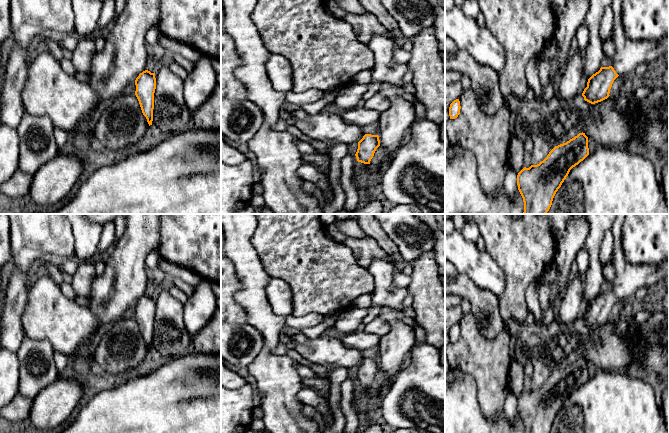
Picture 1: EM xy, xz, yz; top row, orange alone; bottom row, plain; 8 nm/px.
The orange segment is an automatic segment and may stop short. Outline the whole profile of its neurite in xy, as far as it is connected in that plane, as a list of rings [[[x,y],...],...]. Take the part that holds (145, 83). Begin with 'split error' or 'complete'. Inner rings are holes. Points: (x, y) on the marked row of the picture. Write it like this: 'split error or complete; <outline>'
complete; [[[148,70],[143,71],[136,78],[135,85],[135,95],[150,126],[153,121],[154,93],[156,89],[155,73],[151,73]]]

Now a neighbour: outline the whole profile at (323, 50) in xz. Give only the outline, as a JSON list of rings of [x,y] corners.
[[[258,0],[252,20],[265,48],[271,54],[280,54],[289,60],[292,67],[292,91],[296,93],[309,89],[319,89],[323,92],[334,87],[342,89],[353,82],[359,72],[374,66],[374,54],[371,49],[357,39],[353,27],[347,21],[332,16],[326,10],[324,0]]]

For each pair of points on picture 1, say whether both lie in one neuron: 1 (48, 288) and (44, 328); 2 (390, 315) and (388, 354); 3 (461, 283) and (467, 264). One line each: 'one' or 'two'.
1: one
2: one
3: two

